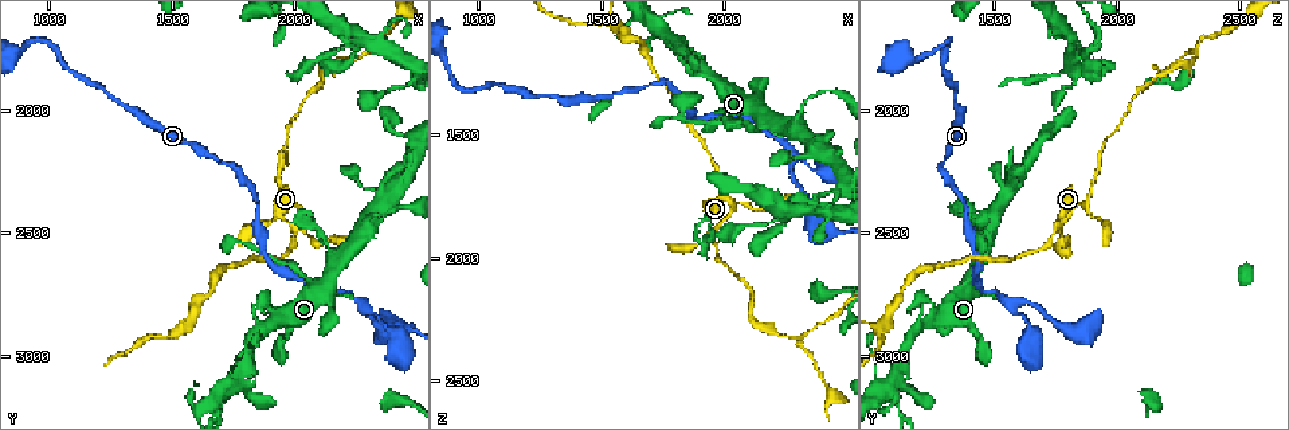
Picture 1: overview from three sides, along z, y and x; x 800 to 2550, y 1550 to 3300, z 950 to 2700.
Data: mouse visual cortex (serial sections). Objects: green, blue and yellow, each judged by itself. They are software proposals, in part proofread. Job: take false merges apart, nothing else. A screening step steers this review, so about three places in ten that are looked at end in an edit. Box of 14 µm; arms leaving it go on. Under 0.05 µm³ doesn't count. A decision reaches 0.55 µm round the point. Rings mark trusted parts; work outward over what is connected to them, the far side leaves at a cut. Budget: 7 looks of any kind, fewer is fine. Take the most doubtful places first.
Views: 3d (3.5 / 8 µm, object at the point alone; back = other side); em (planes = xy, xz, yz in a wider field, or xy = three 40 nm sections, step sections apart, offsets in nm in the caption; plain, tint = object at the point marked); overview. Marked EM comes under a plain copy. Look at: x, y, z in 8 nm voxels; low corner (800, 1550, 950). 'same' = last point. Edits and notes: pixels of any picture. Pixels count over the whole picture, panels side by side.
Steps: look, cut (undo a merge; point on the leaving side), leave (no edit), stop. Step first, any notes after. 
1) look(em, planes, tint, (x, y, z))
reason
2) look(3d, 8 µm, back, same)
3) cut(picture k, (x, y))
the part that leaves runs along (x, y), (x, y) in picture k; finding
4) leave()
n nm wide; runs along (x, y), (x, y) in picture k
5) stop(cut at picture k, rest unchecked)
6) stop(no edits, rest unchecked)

look(3d, 3.5 µm, (2300, 1750, 2330))
three arms meet

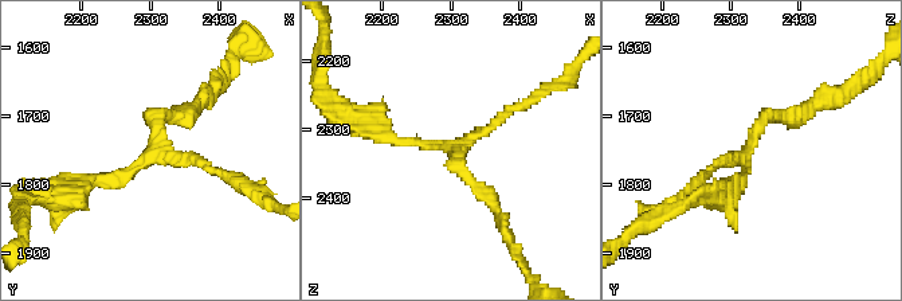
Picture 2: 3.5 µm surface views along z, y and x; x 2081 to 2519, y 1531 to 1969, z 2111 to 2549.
look(em, xy, step 3, tint, (2305, 1755, 2325))
3 arms; arms of 100, 150, 150 nm; need the tissue

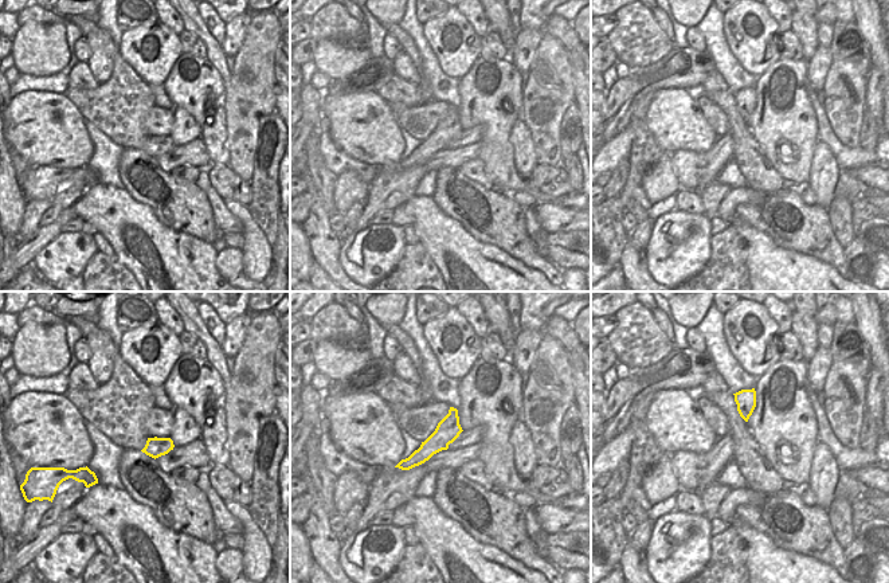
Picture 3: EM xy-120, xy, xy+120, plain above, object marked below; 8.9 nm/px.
leave()
one cell here

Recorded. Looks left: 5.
look(3d, 3.5 µm, (1690, 3220, 1110))
thick turns thin

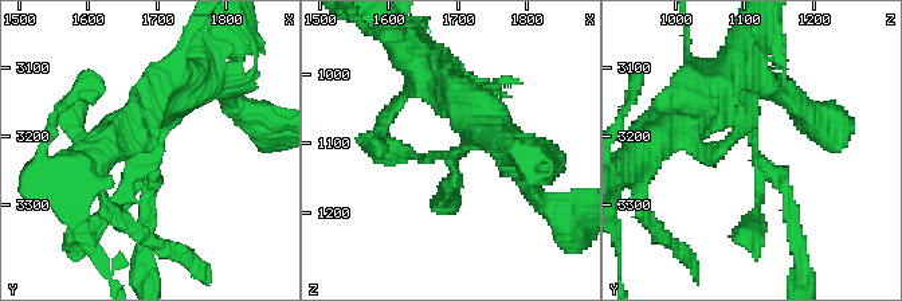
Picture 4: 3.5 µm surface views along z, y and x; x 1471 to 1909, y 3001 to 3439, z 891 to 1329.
look(em, xy, step 3, tint, (1695, 3225, 1120))

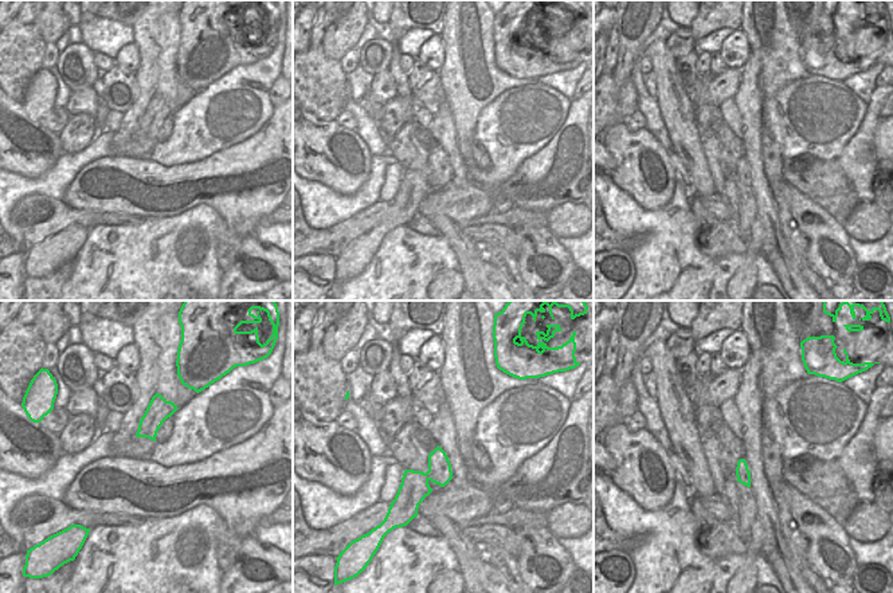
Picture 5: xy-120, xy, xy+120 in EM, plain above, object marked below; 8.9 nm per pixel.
leave()
one cell here

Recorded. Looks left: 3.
look(3d, 3.5 µm, (2300, 2450, 1440))
sudden change in width

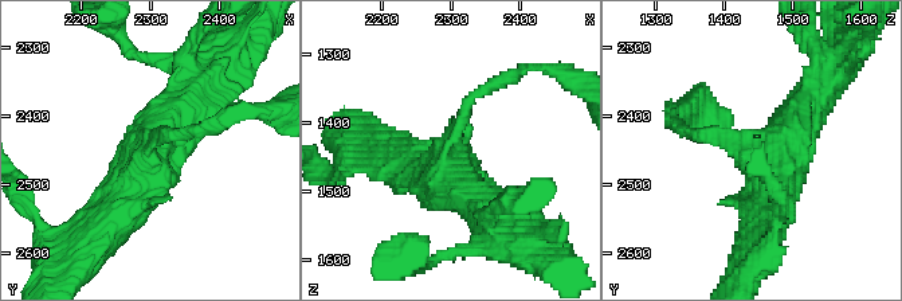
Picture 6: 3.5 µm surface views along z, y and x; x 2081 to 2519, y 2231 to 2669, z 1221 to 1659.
leave()
continuous, no second cell

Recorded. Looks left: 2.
stop(no edits, rest unchecked)

